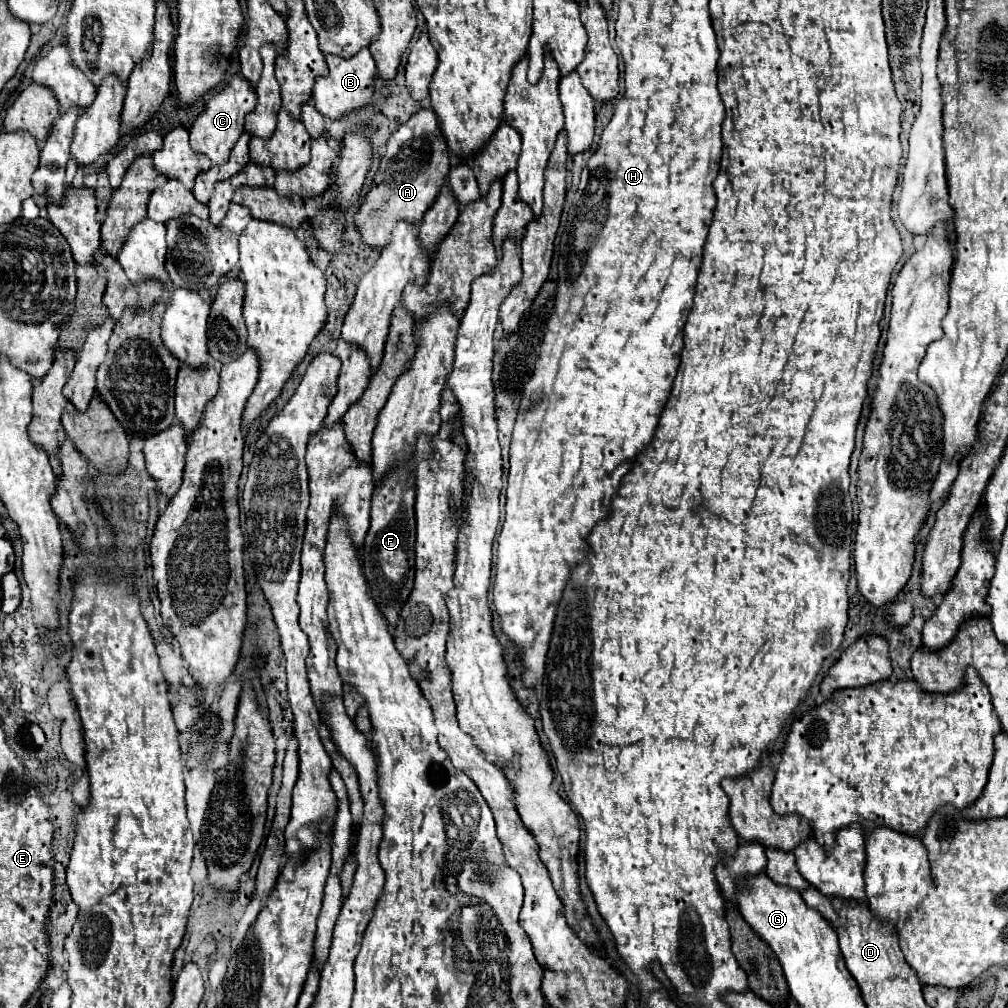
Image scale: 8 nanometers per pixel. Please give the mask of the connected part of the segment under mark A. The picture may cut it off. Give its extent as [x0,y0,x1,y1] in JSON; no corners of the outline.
[355,109,449,247]

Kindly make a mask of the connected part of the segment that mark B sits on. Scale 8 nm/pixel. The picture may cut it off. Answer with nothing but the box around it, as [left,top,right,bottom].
[313,49,375,119]

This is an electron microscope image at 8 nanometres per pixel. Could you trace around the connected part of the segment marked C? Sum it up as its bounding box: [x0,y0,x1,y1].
[189,75,257,165]

